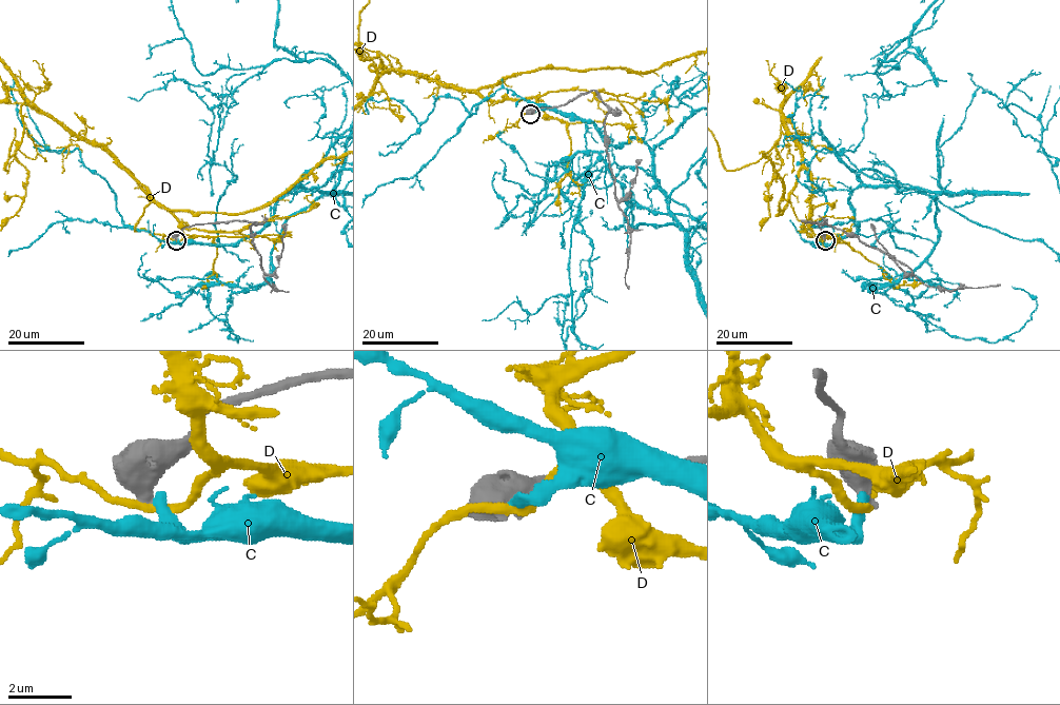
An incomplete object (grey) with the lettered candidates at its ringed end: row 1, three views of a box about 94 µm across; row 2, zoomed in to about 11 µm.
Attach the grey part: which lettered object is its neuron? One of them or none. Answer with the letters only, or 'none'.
none

